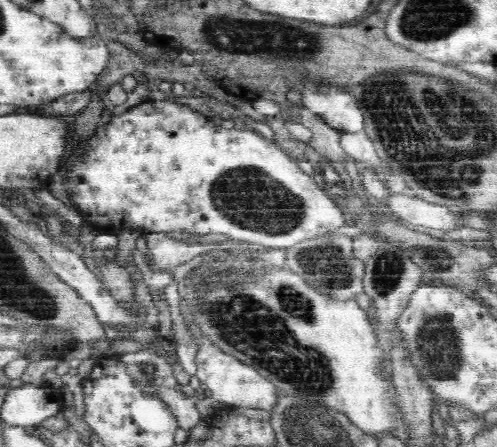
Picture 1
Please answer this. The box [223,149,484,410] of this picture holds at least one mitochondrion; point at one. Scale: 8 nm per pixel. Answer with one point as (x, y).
(438, 341)

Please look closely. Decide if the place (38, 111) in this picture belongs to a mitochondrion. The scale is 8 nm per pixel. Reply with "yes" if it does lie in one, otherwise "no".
no

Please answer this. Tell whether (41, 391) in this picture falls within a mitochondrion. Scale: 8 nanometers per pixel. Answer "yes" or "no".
no

